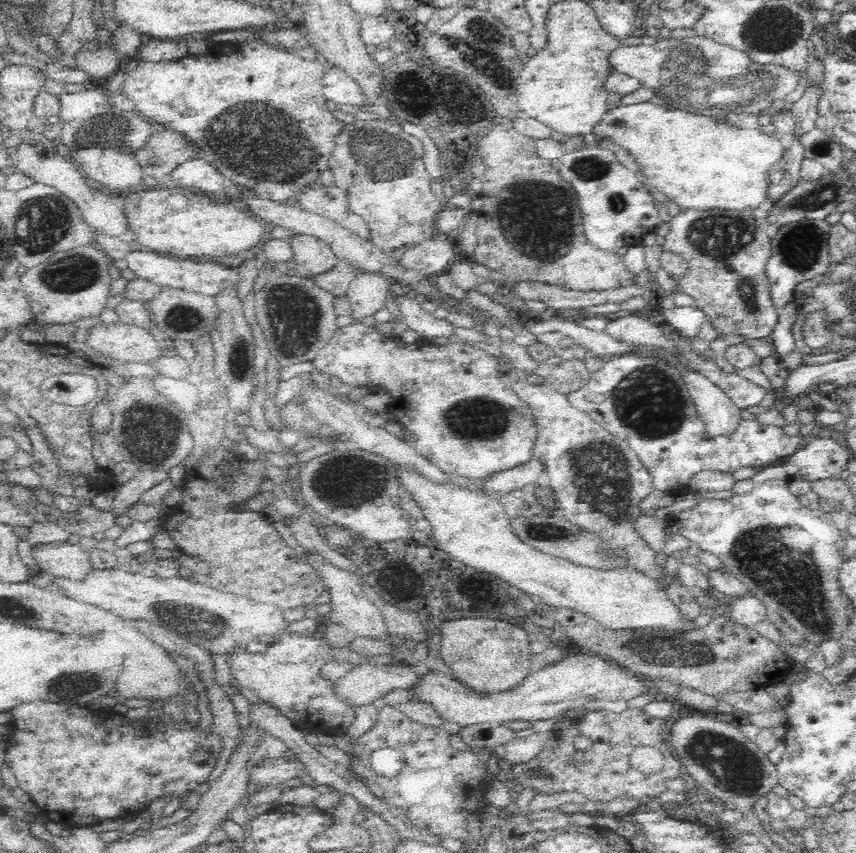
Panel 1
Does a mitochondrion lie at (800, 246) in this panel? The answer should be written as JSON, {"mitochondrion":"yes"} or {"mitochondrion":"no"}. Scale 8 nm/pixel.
{"mitochondrion":"yes"}

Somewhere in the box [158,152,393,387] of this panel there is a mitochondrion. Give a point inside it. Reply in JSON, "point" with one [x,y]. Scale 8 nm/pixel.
{"point":[294,328]}

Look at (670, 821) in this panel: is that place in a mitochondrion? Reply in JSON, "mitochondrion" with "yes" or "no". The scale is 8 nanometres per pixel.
{"mitochondrion":"no"}

